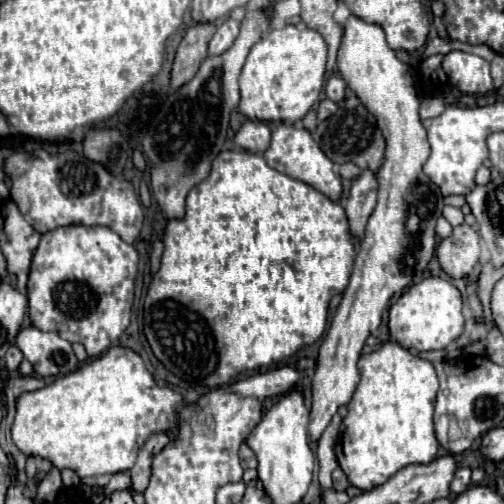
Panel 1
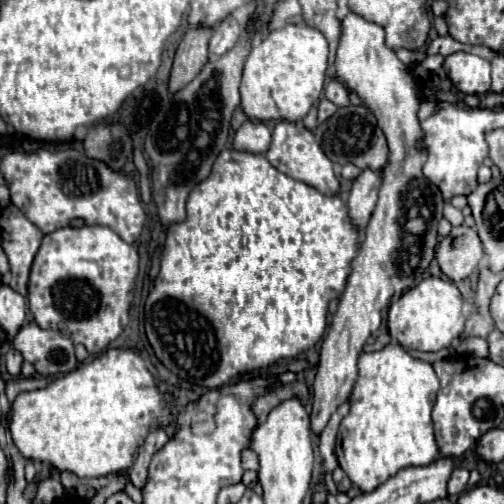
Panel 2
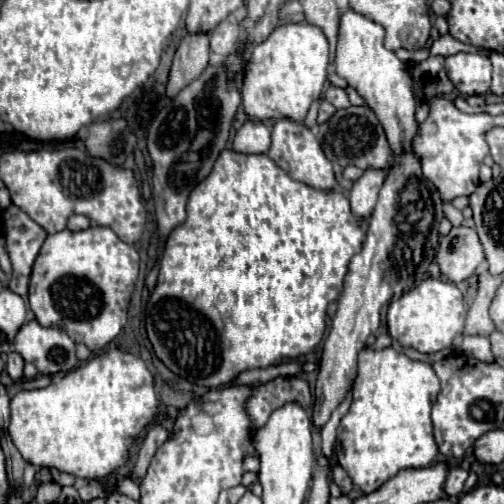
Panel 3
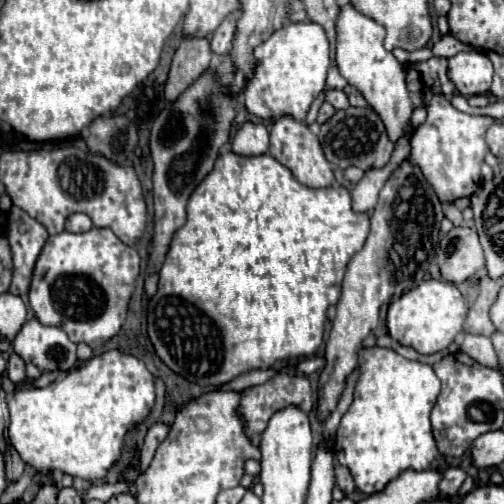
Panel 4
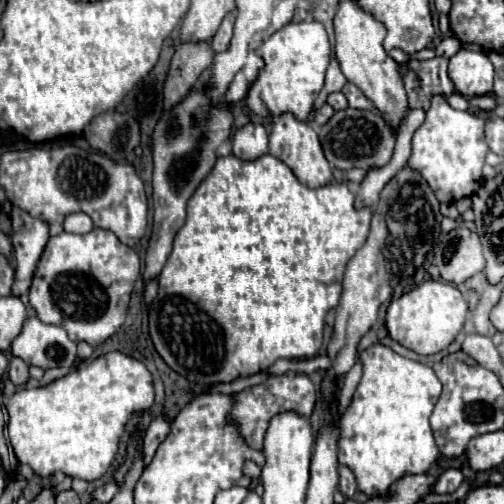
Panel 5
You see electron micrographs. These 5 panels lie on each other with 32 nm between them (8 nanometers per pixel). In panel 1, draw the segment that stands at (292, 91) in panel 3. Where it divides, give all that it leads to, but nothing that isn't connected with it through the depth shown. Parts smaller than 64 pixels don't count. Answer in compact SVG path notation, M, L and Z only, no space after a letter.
M284 26L256 42L240 76L240 112L250 120L294 122L302 120L318 100L326 74L328 46L318 32L306 26Z

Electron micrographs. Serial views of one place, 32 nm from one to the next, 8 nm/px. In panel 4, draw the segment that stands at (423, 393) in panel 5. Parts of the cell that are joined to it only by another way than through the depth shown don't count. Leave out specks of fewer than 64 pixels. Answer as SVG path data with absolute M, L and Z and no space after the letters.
M362 348L358 352L358 364L360 364L360 380L354 390L354 400L348 408L348 412L342 416L342 422L336 430L336 450L338 450L338 462L346 466L356 486L366 494L382 492L396 476L400 476L406 470L428 470L432 460L438 456L438 448L432 436L430 428L430 412L434 408L434 402L440 394L440 380L434 374L432 366L420 364L414 360L408 360L400 354L396 354L392 348Z

